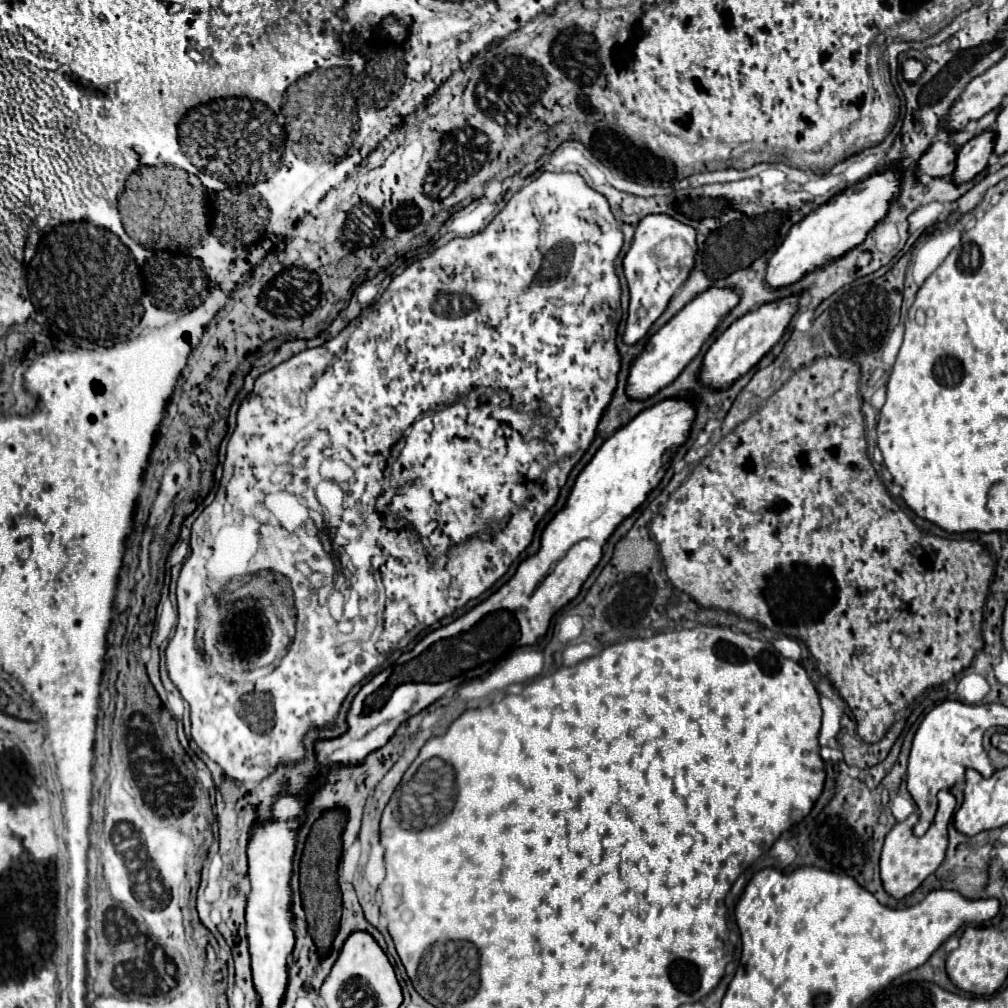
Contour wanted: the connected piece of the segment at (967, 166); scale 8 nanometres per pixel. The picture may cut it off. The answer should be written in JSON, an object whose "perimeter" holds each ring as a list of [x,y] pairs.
{"perimeter":[[[992,129],[982,131],[980,135],[972,137],[964,147],[958,151],[954,183],[964,183],[974,179],[988,167],[988,159],[992,157]]]}

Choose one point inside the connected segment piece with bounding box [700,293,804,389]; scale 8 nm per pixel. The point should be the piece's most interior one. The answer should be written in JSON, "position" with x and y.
{"position":[743,344]}

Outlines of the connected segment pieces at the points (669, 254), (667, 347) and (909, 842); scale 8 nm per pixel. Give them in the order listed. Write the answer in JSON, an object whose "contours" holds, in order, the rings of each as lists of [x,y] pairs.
{"contours":[[[[652,213],[638,223],[634,241],[622,263],[630,287],[630,309],[624,343],[634,345],[642,337],[646,337],[652,323],[664,313],[668,301],[676,295],[676,289],[680,289],[680,285],[684,285],[684,281],[690,277],[694,263],[696,231],[692,229],[692,225],[684,225],[682,221],[676,221],[674,217],[668,217],[664,213]]],[[[714,285],[712,289],[702,291],[698,297],[694,297],[676,317],[672,317],[658,333],[654,333],[646,347],[644,353],[634,361],[628,377],[628,387],[626,393],[630,399],[646,399],[652,397],[656,391],[672,383],[680,371],[694,359],[704,345],[704,341],[716,331],[720,321],[728,315],[728,309],[736,307],[736,301],[740,301],[740,293],[736,289],[720,289]]],[[[940,791],[938,793],[938,813],[934,817],[934,823],[926,831],[924,837],[916,837],[912,833],[912,827],[916,825],[919,816],[913,813],[902,823],[896,823],[894,829],[886,835],[884,847],[882,847],[882,859],[880,859],[880,875],[882,883],[888,895],[894,899],[902,899],[910,895],[914,889],[920,887],[920,883],[932,875],[940,863],[946,857],[946,847],[948,847],[948,823],[956,811],[956,797],[950,791]]]]}

